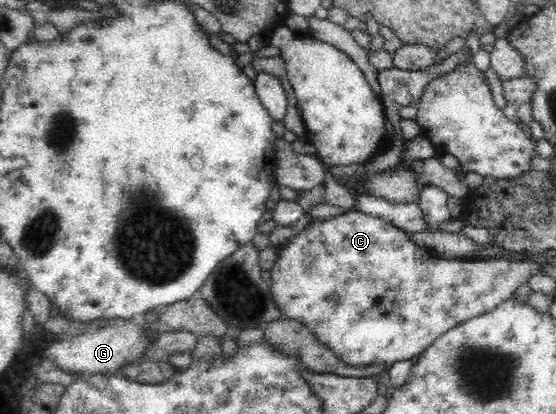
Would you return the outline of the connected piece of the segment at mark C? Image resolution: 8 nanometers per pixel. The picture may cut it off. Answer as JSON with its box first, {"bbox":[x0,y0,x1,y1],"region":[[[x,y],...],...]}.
{"bbox":[269,211,540,367],"region":[[[350,211],[344,212],[342,214],[336,215],[334,217],[329,218],[328,220],[323,221],[309,221],[308,224],[304,227],[304,230],[300,230],[300,232],[296,233],[296,236],[288,237],[288,242],[277,248],[278,258],[275,261],[275,264],[270,268],[270,281],[269,281],[269,290],[271,293],[271,298],[273,304],[276,305],[276,309],[280,311],[281,316],[287,318],[287,320],[294,320],[299,324],[302,324],[313,336],[315,336],[316,341],[320,341],[324,347],[328,347],[340,361],[344,362],[344,364],[348,366],[354,367],[369,367],[370,365],[382,365],[382,366],[391,366],[395,362],[400,362],[403,360],[412,360],[416,361],[419,356],[428,348],[436,339],[440,338],[440,336],[444,336],[448,330],[452,330],[452,328],[456,328],[456,326],[460,326],[460,324],[464,324],[464,322],[468,322],[468,320],[472,320],[472,318],[478,318],[478,316],[482,316],[482,314],[488,314],[493,308],[496,308],[500,304],[504,304],[506,300],[510,300],[512,295],[522,287],[528,280],[531,278],[532,274],[536,274],[536,270],[540,271],[539,264],[540,259],[537,259],[537,262],[509,262],[509,260],[496,260],[496,262],[459,262],[458,260],[445,260],[444,257],[435,256],[432,252],[428,250],[422,249],[415,242],[412,242],[409,239],[409,236],[400,231],[400,229],[393,227],[392,224],[380,219],[380,217],[368,216],[364,214],[362,211]]]}

